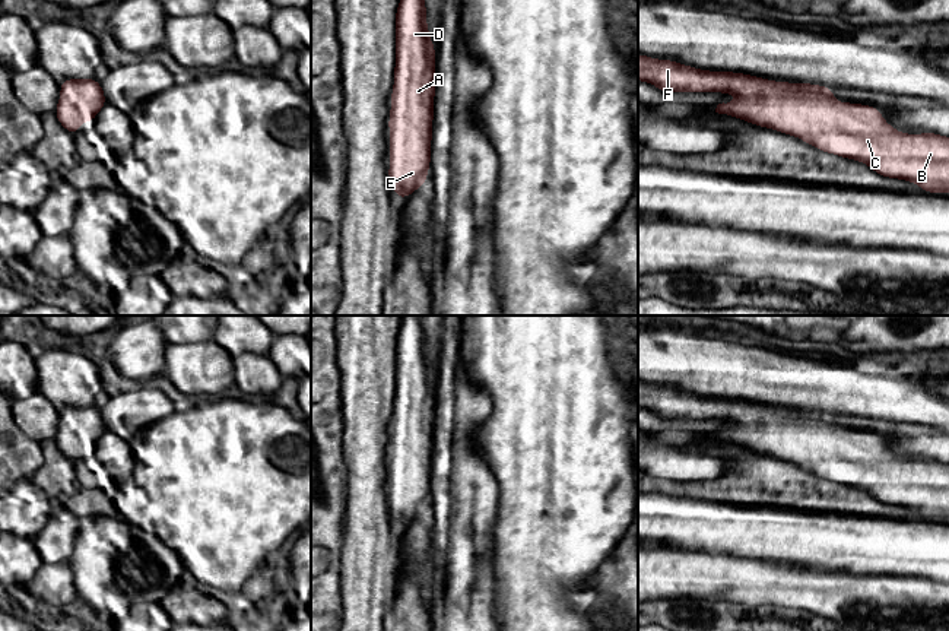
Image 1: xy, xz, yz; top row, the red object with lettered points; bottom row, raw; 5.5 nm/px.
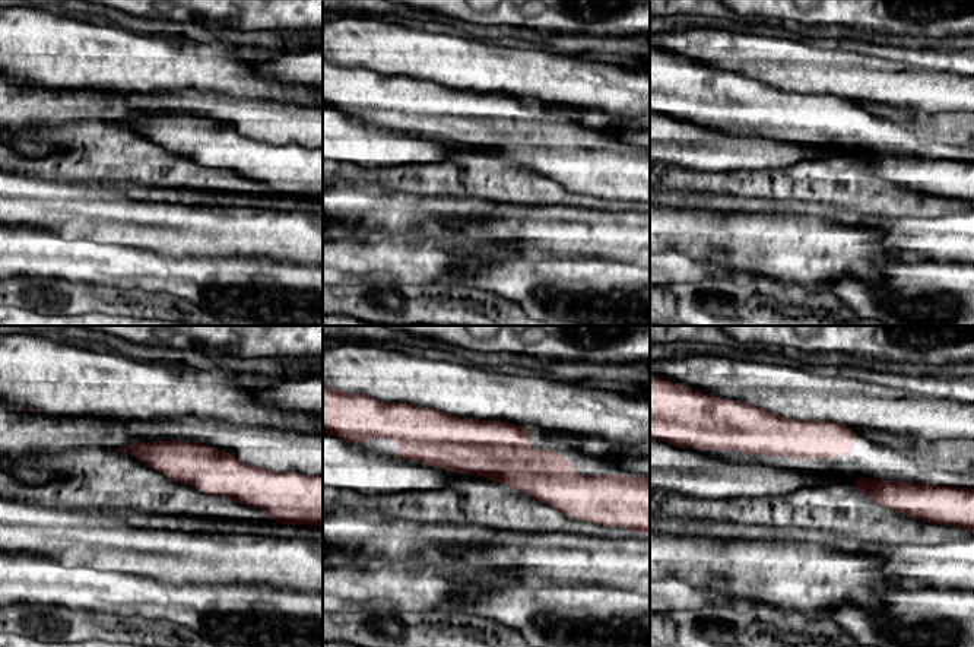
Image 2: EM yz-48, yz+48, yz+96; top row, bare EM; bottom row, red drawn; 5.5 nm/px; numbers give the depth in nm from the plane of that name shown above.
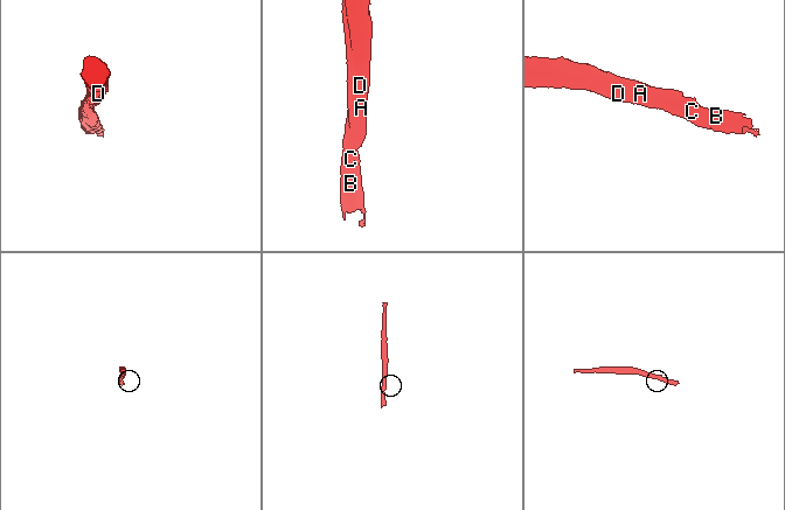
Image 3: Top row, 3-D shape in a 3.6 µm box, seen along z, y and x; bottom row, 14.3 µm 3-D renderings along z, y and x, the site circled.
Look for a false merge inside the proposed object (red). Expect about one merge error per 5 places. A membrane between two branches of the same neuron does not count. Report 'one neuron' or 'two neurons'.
one neuron

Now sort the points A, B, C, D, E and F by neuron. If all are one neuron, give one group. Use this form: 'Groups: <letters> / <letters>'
Groups: A B C D E F

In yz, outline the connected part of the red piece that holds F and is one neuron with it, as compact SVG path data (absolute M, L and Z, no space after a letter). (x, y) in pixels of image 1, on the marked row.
M638 54L638 80L653 83L664 92L726 92L742 96L742 101L733 104L718 104L715 112L796 136L822 152L864 162L882 177L915 183L923 191L949 193L949 137L937 133L905 134L896 131L883 120L879 108L863 104L835 102L837 96L828 86L774 82L745 73L699 70L672 60L657 60L641 54Z

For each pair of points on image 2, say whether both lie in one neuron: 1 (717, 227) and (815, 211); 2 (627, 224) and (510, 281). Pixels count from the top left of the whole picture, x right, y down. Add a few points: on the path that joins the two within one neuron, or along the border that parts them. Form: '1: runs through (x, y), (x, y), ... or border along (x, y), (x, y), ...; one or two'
1: runs through (742, 227), (790, 227); one
2: border along (522, 257), (592, 257); two

